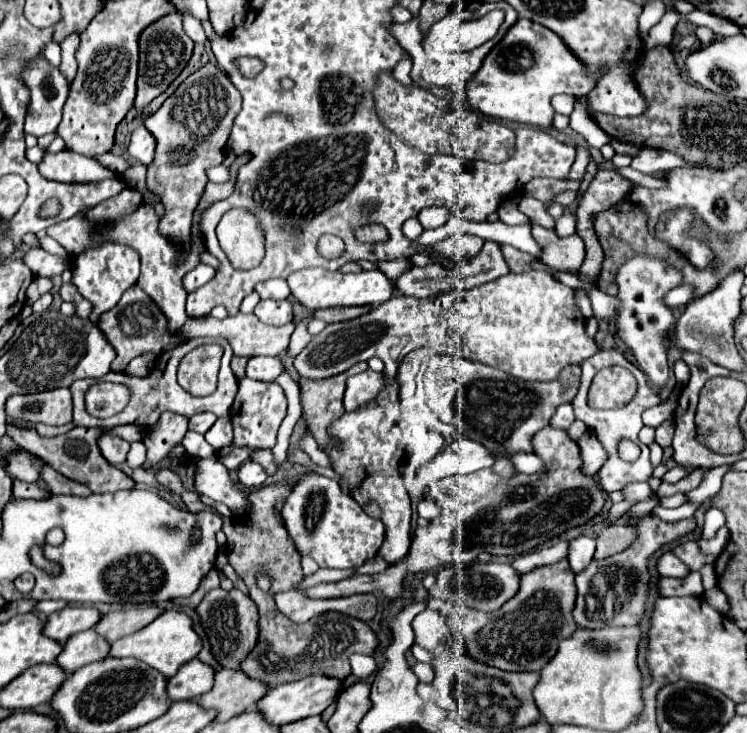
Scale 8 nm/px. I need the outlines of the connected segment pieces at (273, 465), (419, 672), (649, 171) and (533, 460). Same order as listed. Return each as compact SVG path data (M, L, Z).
M260 449L260 451L254 451L254 453L252 453L252 459L254 459L256 463L266 463L266 467L270 469L270 475L278 469L278 463L274 461L272 449Z
M418 661L412 667L412 673L418 677L420 683L432 683L432 679L434 679L434 671L432 671L432 665L430 663L420 663Z
M640 149L638 155L632 159L630 167L646 173L646 175L654 175L658 171L664 171L668 167L688 167L688 163L684 163L682 159L678 159L674 153L668 151L658 151L658 149Z
M516 453L514 467L518 473L526 473L526 475L546 475L548 471L544 461L534 453Z

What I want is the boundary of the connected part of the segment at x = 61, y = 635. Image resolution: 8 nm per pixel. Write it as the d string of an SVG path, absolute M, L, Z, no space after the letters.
M64 607L52 615L48 615L46 625L44 625L44 635L58 641L66 643L68 637L92 629L100 621L100 613L94 607Z

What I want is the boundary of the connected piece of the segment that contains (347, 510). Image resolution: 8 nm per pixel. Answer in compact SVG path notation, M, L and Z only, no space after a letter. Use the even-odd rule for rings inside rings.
M322 475L304 477L294 485L292 495L282 507L282 523L296 551L302 557L312 557L318 567L356 569L376 557L384 537L382 523L368 517L336 481Z

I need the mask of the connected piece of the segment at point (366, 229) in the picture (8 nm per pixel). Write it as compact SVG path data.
M368 223L368 225L362 225L356 229L356 239L360 243L384 243L388 237L386 237L386 229L378 223Z

